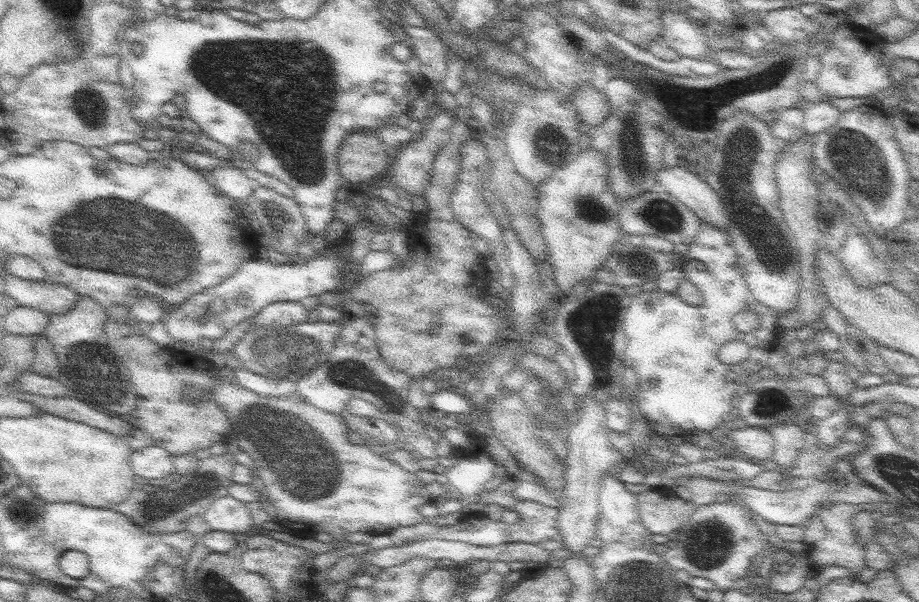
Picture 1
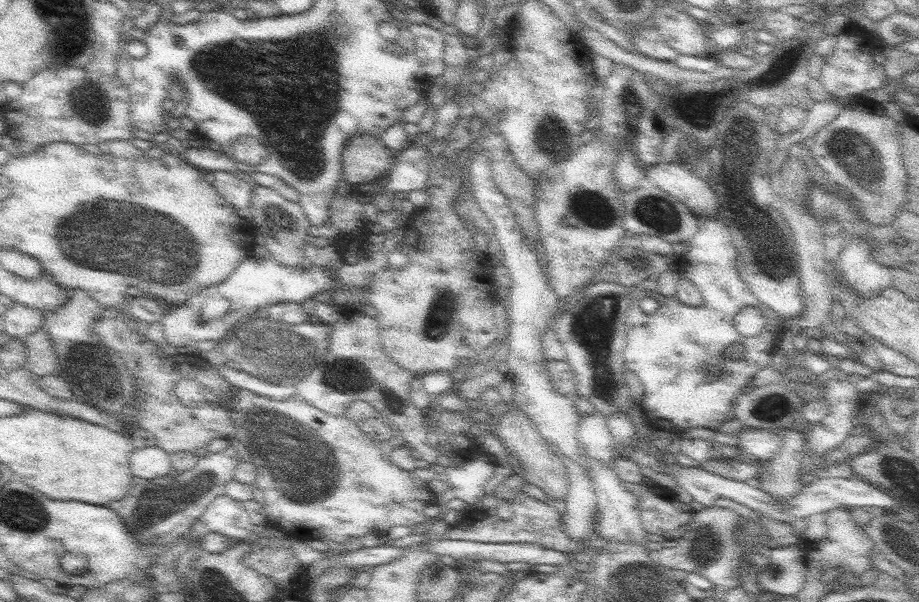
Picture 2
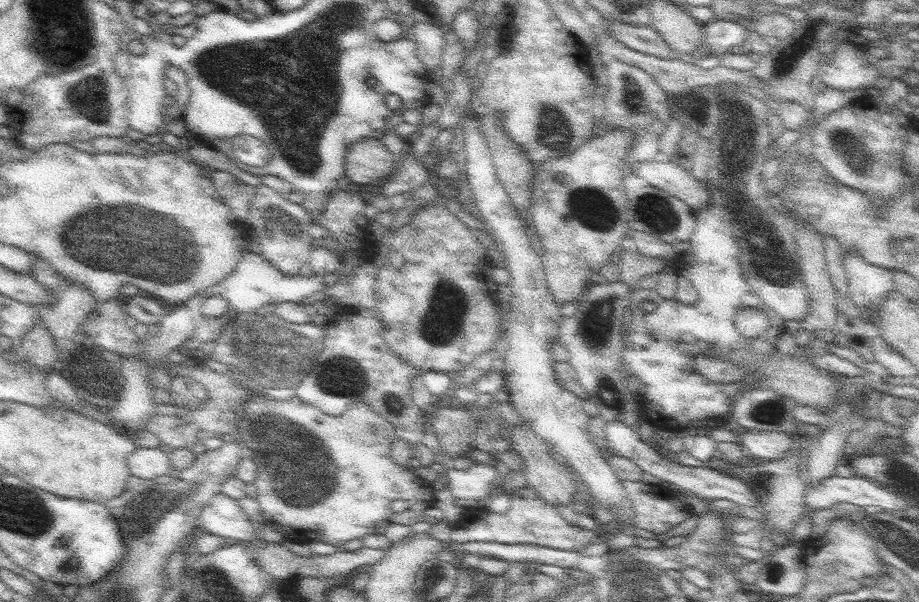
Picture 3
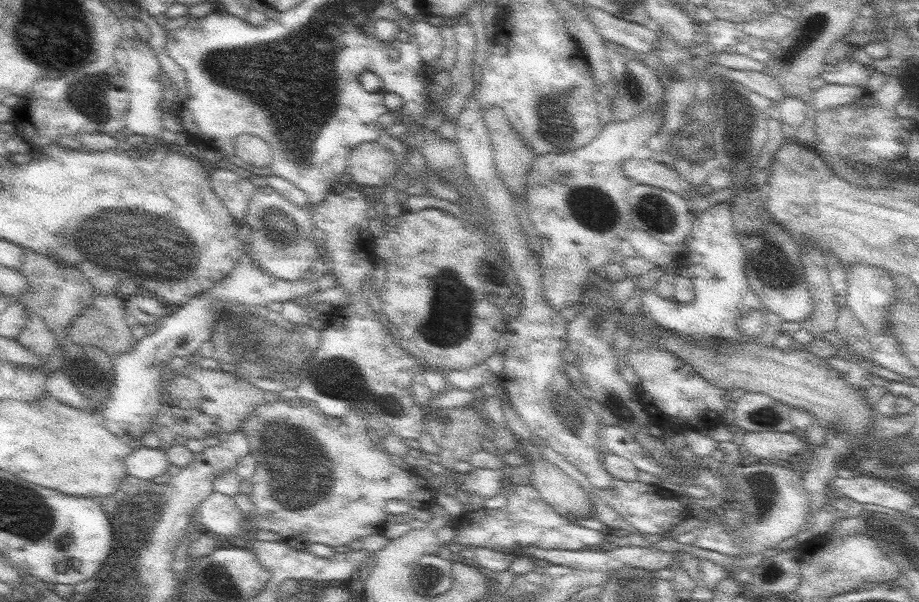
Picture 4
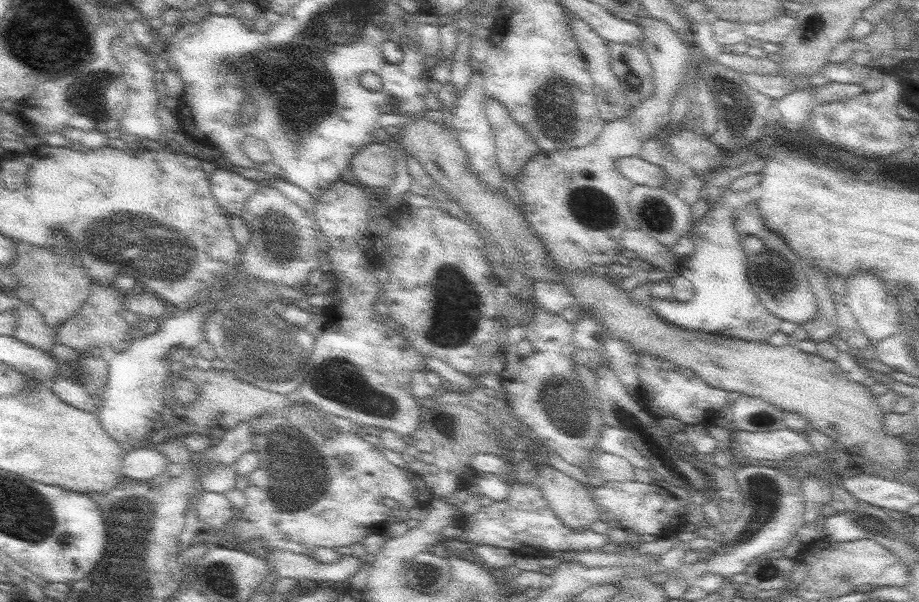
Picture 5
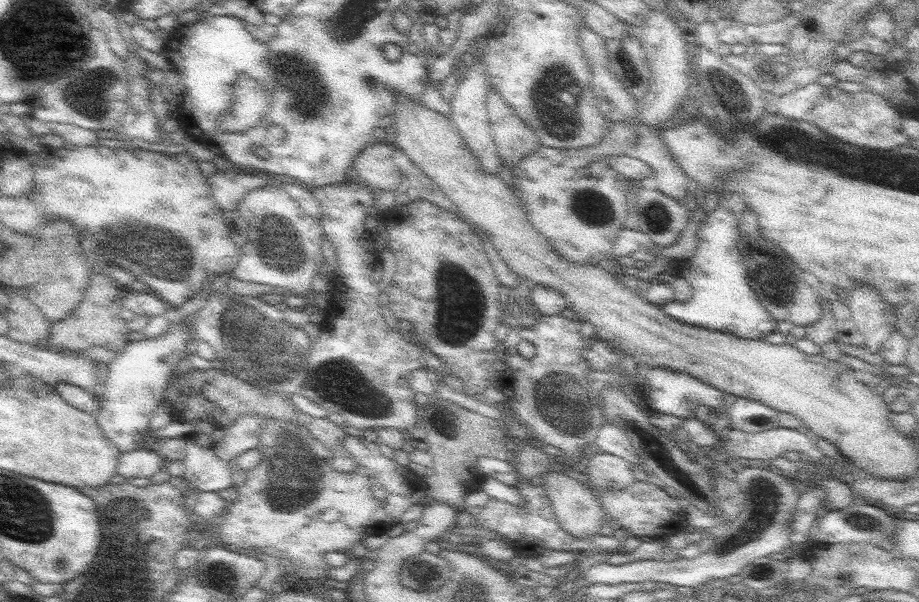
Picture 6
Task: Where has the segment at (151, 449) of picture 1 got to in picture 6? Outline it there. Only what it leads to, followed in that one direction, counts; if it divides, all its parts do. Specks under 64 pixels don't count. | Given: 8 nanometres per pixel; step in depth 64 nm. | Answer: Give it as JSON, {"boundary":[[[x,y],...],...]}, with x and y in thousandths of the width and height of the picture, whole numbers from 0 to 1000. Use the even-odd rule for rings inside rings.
{"boundary":[[[145,748],[145,751],[134,751],[134,757],[129,761],[129,774],[127,774],[127,791],[132,791],[132,797],[140,797],[145,801],[147,794],[160,794],[164,797],[180,771],[180,761],[171,751],[164,748]]]}

